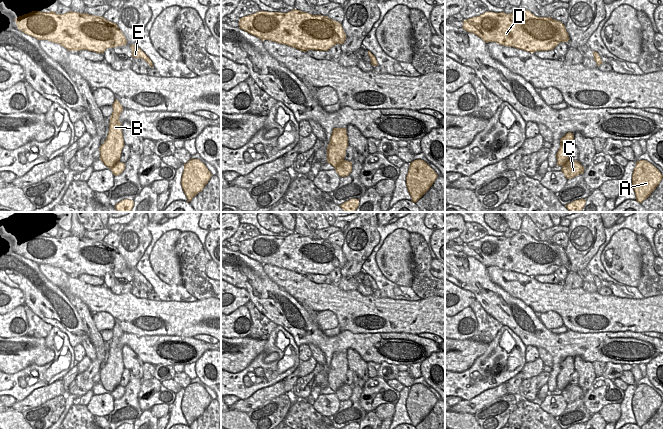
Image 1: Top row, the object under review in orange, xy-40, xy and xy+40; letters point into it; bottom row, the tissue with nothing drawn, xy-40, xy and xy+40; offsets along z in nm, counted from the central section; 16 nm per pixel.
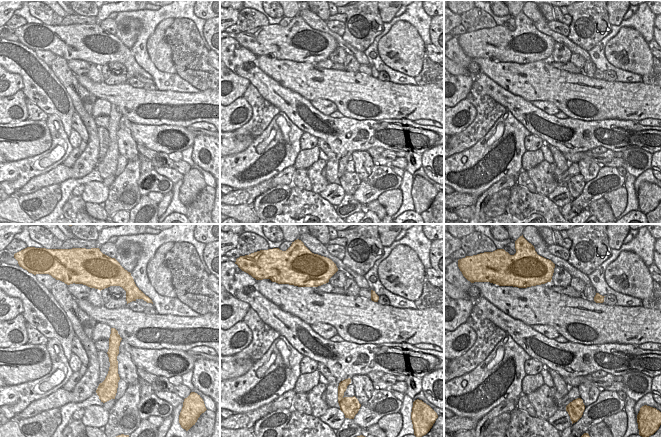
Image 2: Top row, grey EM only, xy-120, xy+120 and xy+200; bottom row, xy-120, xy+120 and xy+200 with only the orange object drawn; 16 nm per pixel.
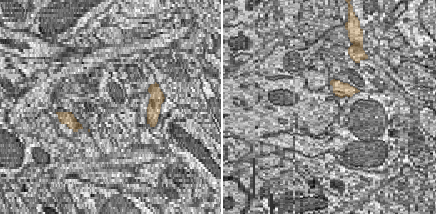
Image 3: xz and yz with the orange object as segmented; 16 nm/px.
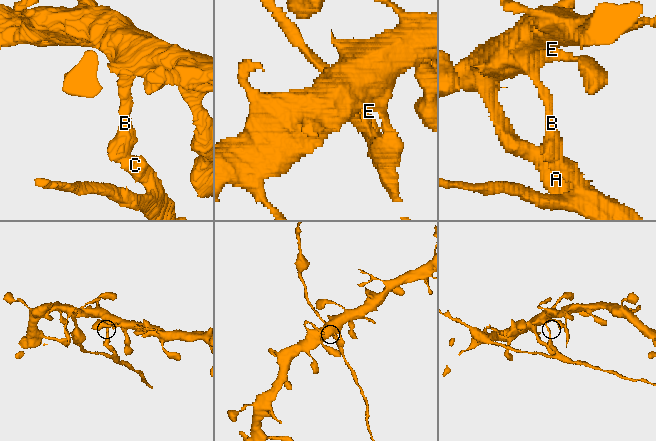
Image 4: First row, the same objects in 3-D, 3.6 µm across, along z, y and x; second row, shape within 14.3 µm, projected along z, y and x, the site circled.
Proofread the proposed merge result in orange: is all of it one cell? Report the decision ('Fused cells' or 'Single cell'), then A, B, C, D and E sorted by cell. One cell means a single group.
Fused cells. Groups: A B D E / C

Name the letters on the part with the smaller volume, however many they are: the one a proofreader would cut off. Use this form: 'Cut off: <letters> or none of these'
Cut off: C

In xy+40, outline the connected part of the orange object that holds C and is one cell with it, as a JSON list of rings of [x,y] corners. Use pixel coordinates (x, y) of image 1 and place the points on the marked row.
[[[568,160],[563,166],[561,171],[567,179],[574,178],[579,174],[583,174],[584,167],[580,164],[579,161]]]

